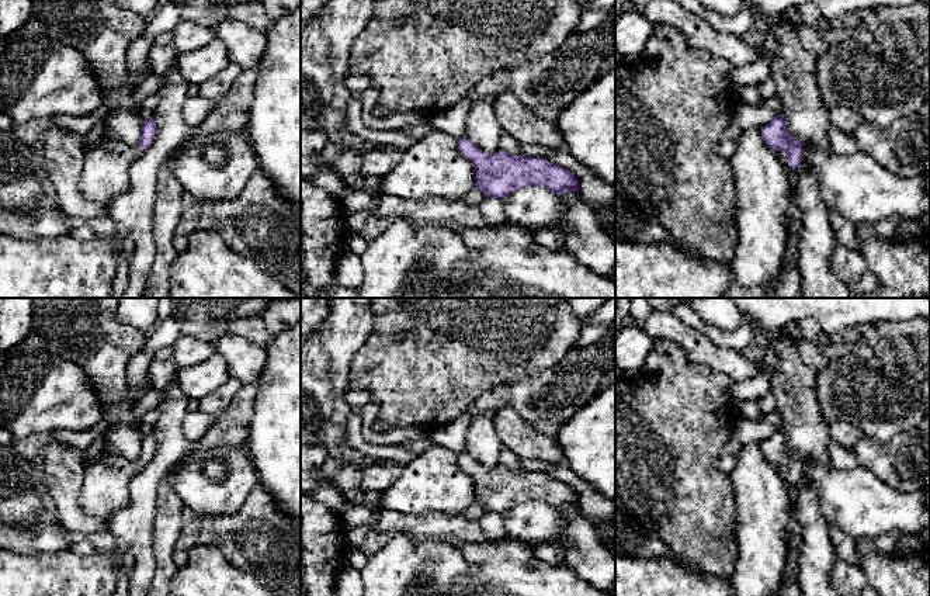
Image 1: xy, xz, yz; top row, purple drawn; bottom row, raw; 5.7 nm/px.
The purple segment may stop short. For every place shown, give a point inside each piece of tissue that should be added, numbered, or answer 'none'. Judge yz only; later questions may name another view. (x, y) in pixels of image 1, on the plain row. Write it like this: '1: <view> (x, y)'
1: yz (781, 470)

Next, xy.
1: xy (106, 487)

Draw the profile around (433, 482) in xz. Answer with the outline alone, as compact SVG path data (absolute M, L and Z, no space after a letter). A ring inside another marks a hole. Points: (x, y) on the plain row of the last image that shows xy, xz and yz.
M433 446L407 462L396 481L384 489L381 509L402 516L426 513L464 514L475 503L473 479L458 465L458 455L451 450Z

